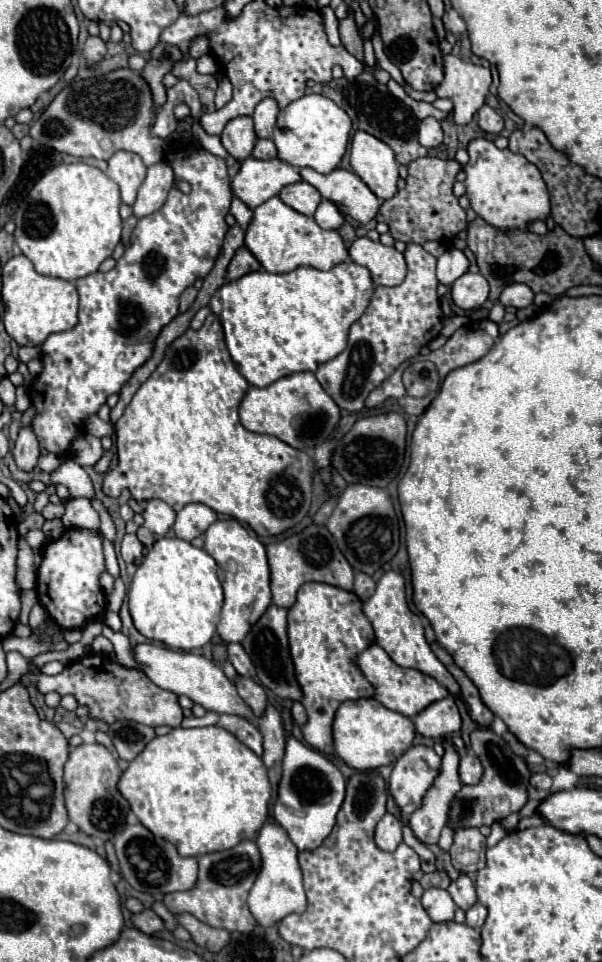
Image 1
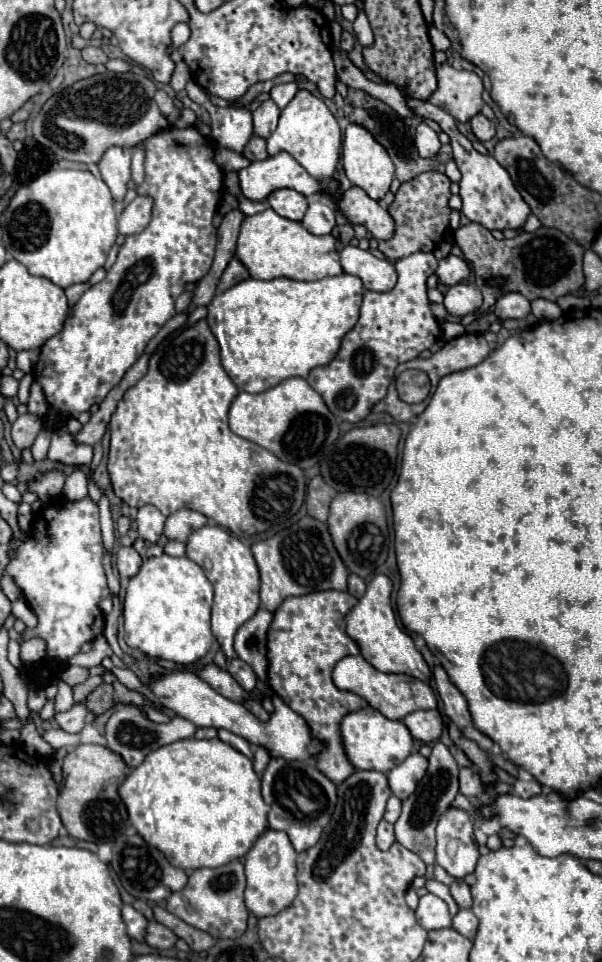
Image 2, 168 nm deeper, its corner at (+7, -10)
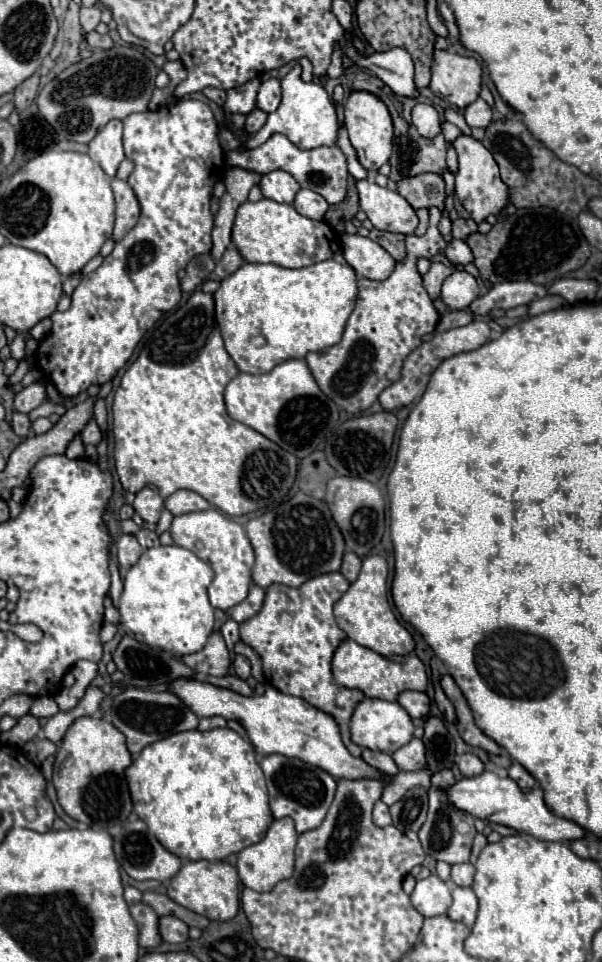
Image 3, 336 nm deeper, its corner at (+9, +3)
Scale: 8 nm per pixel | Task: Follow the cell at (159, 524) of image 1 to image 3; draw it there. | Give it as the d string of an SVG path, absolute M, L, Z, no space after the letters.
M142 488L136 494L136 500L134 500L132 506L142 516L142 520L146 524L156 524L158 518L160 518L160 512L164 508L164 500L154 488Z

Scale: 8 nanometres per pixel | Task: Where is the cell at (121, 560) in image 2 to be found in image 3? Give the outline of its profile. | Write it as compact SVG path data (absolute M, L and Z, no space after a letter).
M132 534L120 536L120 540L116 542L116 548L118 548L118 562L122 568L134 566L142 554L142 546L138 544L136 536L132 536Z

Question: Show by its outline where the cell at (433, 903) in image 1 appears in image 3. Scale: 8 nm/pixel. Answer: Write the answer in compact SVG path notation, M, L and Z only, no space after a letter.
M430 874L426 880L418 880L410 898L412 906L426 918L446 914L452 904L450 886L442 882L436 874Z

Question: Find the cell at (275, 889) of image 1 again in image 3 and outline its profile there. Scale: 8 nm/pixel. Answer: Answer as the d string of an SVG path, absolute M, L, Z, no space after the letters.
M290 818L274 820L260 842L244 848L238 854L236 870L238 870L242 884L256 892L270 892L274 888L274 884L278 884L280 880L288 880L294 872L296 838L298 838L298 834L296 834L294 822Z

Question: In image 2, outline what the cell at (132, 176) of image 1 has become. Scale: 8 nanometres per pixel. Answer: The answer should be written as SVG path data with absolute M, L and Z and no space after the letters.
M114 145L98 161L98 169L102 173L104 183L110 187L114 201L122 201L126 191L128 191L130 157L132 157L132 149Z

